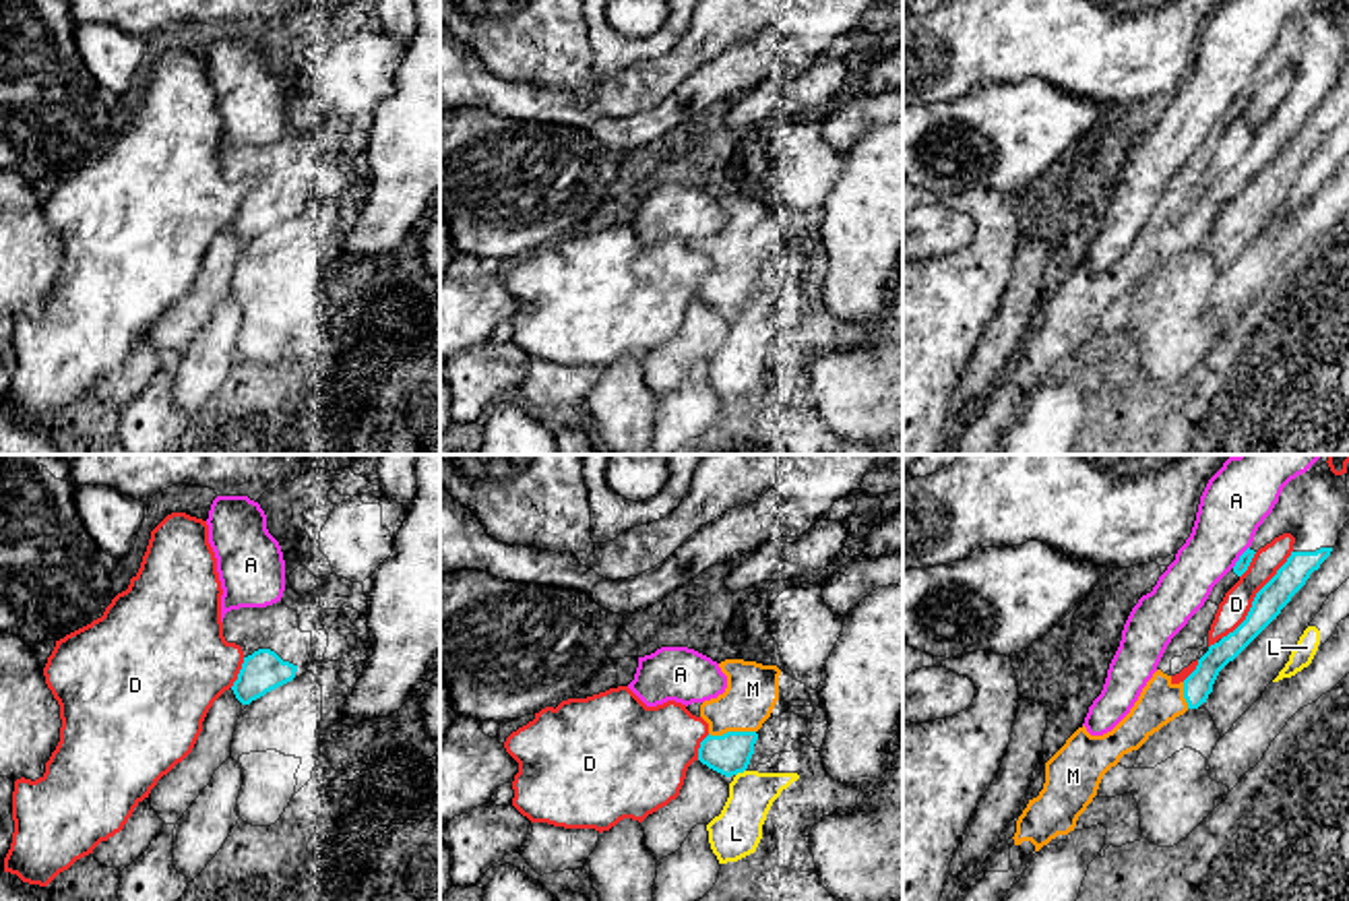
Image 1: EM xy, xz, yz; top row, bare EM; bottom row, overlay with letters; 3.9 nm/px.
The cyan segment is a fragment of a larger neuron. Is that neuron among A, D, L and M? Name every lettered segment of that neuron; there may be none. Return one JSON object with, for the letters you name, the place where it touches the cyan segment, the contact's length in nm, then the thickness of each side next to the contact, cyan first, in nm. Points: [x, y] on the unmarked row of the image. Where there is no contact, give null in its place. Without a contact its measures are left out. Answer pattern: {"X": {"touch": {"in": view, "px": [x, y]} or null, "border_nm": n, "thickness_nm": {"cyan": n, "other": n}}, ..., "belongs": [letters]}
{"M": {"touch": {"in": "xz", "px": [732, 269]}, "border_nm": 180, "thickness_nm": {"cyan": 160, "other": 200}}, "belongs": ["M"]}

